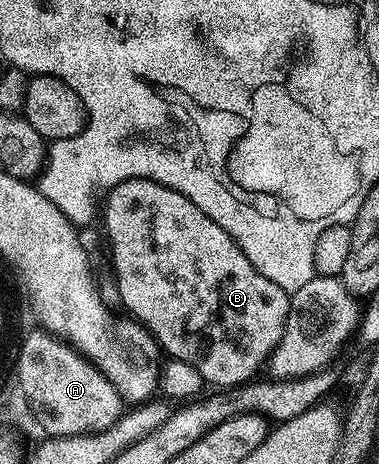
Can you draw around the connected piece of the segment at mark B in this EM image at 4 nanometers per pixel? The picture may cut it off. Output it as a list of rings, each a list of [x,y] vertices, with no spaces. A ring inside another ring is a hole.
[[[129,179],[123,183],[117,183],[116,186],[109,188],[105,195],[106,235],[110,238],[110,251],[114,254],[112,268],[115,271],[115,281],[119,283],[122,307],[130,310],[131,312],[127,312],[143,327],[150,330],[161,350],[169,358],[188,361],[188,365],[192,365],[192,369],[196,369],[196,373],[200,373],[202,380],[209,386],[211,383],[211,388],[225,389],[251,382],[261,372],[258,371],[261,367],[263,370],[264,364],[269,360],[284,333],[284,325],[290,308],[288,292],[280,289],[280,285],[268,281],[268,277],[260,274],[252,265],[252,261],[248,261],[248,257],[244,257],[240,245],[236,245],[236,241],[232,237],[228,237],[228,233],[224,233],[224,229],[220,229],[220,225],[216,225],[216,221],[212,221],[212,217],[208,217],[208,213],[200,213],[200,209],[196,209],[196,205],[192,205],[192,201],[188,197],[147,179]]]

